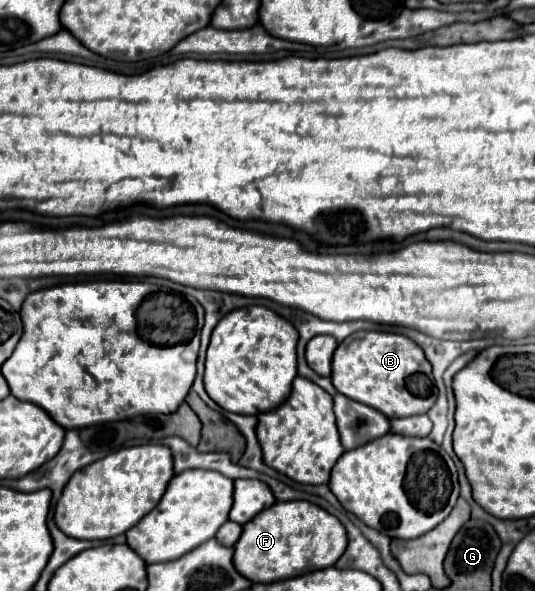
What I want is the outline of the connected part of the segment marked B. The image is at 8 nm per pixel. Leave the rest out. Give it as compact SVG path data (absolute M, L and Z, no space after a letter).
M359 331L347 337L333 355L331 381L341 395L381 411L387 419L427 413L437 399L431 365L423 349L399 333Z

